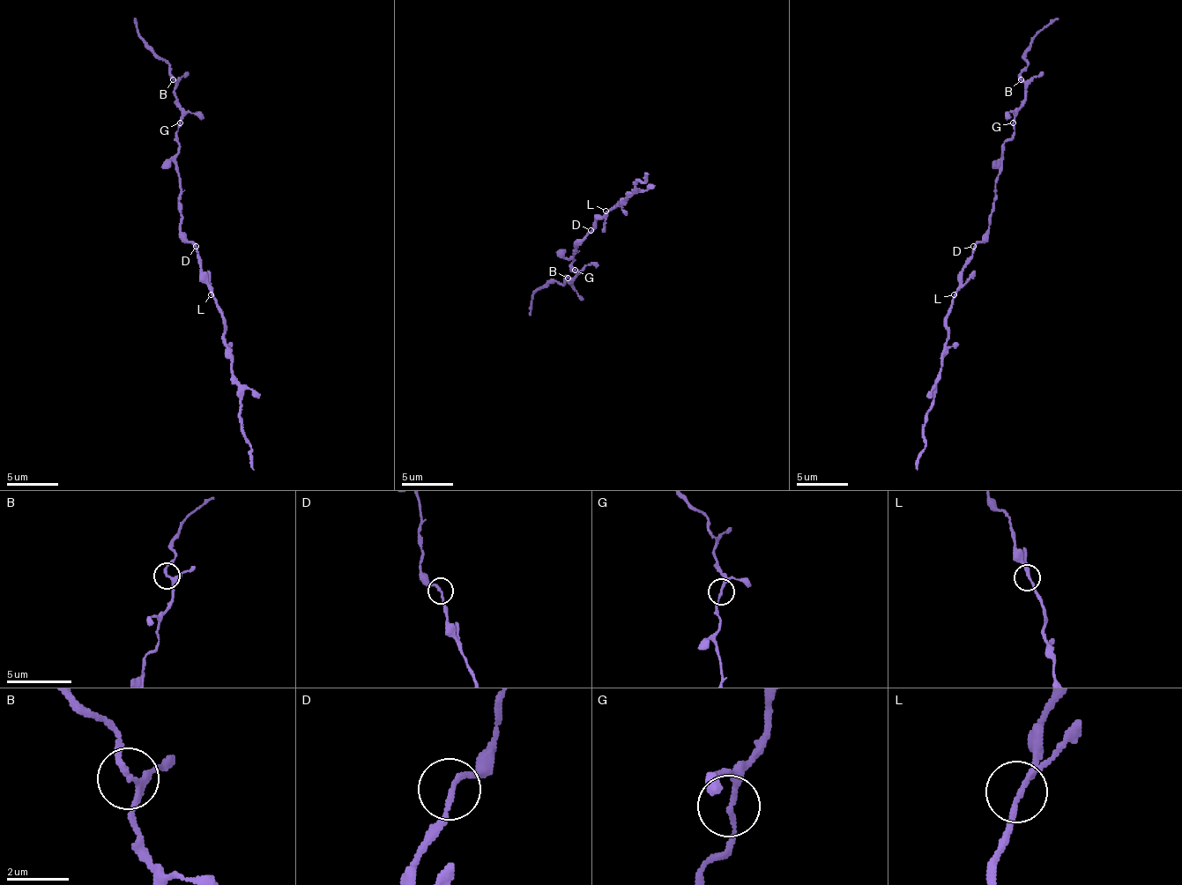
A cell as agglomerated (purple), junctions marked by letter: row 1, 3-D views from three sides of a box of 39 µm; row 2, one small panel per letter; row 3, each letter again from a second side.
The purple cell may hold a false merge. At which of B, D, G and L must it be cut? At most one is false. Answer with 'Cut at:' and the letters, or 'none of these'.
Cut at: none of these

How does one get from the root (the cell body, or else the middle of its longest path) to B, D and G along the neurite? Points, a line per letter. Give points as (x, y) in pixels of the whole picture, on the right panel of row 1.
B: (984, 238), (989, 230), (1002, 148), (1015, 130), (1017, 107), (1025, 97), (1025, 84), (1020, 79)
D: (984, 238), (974, 246)
G: (984, 238), (989, 230), (994, 179), (1002, 164), (1002, 148), (1015, 130), (1013, 122)

